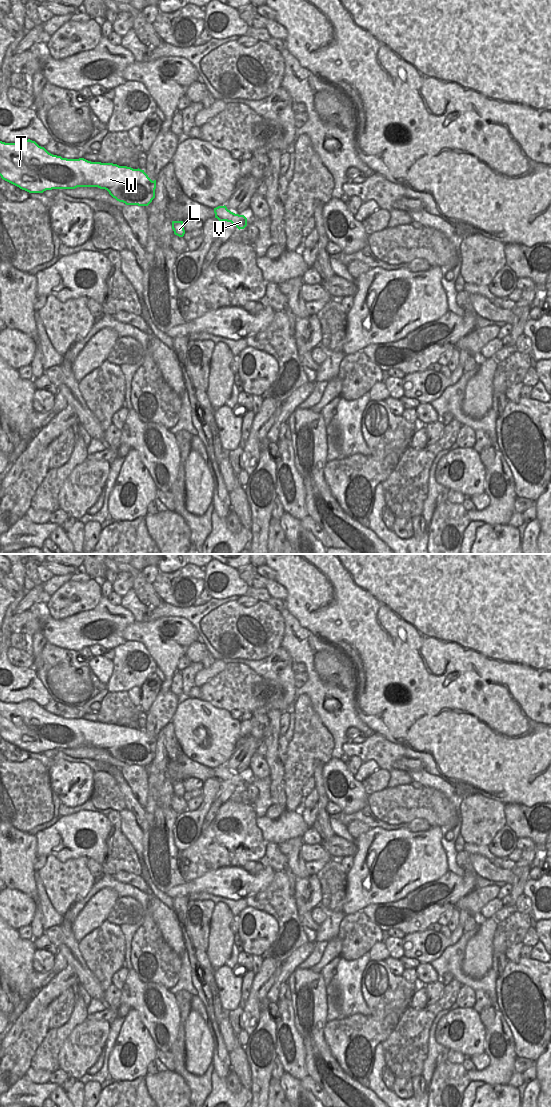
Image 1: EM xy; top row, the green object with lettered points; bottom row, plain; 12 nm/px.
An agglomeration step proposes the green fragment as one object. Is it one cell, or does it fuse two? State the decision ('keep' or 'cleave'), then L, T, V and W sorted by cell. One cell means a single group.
keep | L T V W

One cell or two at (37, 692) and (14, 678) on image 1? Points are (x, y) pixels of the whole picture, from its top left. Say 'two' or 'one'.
one

